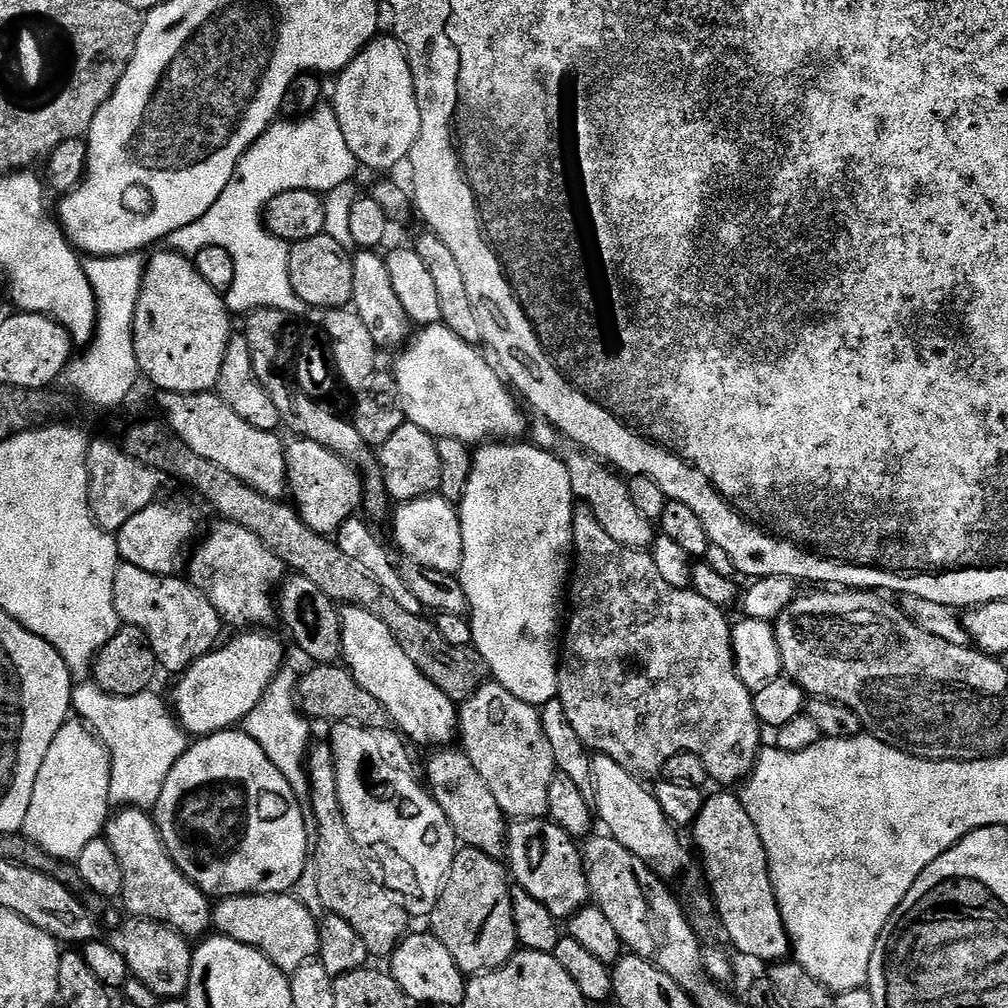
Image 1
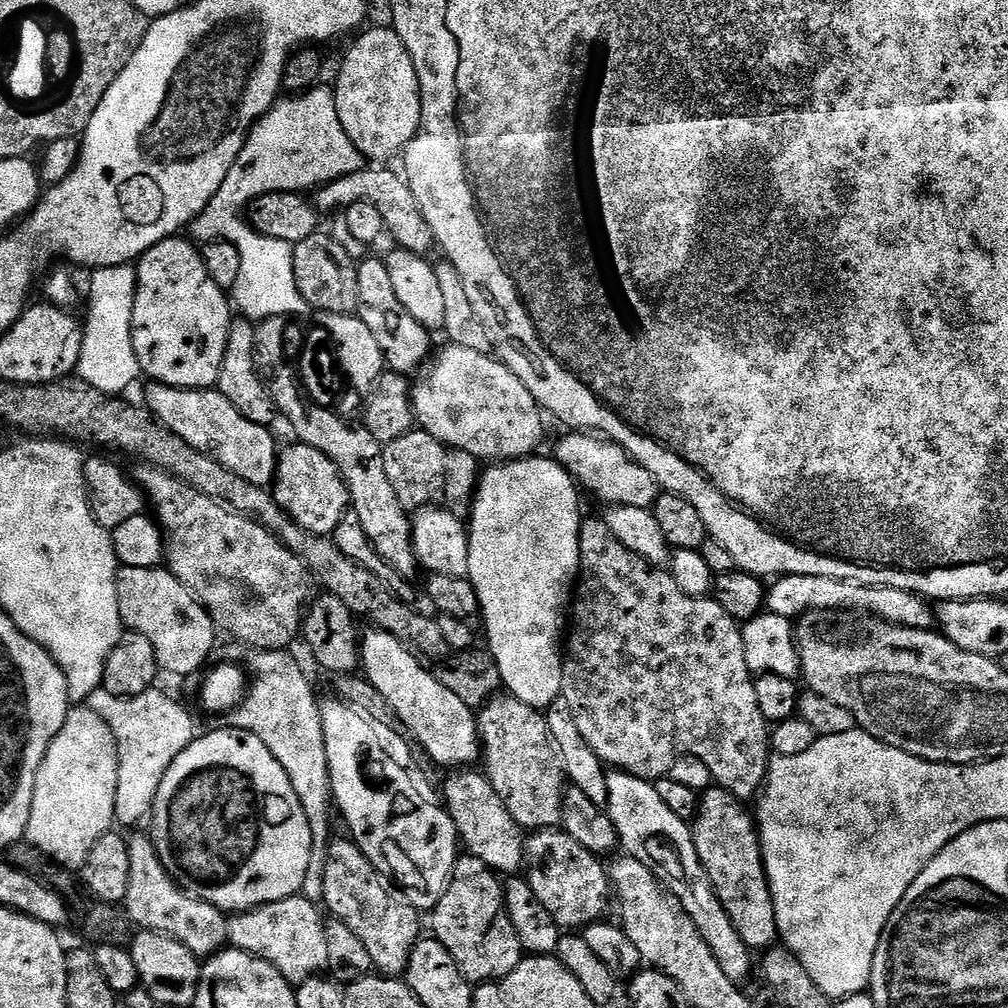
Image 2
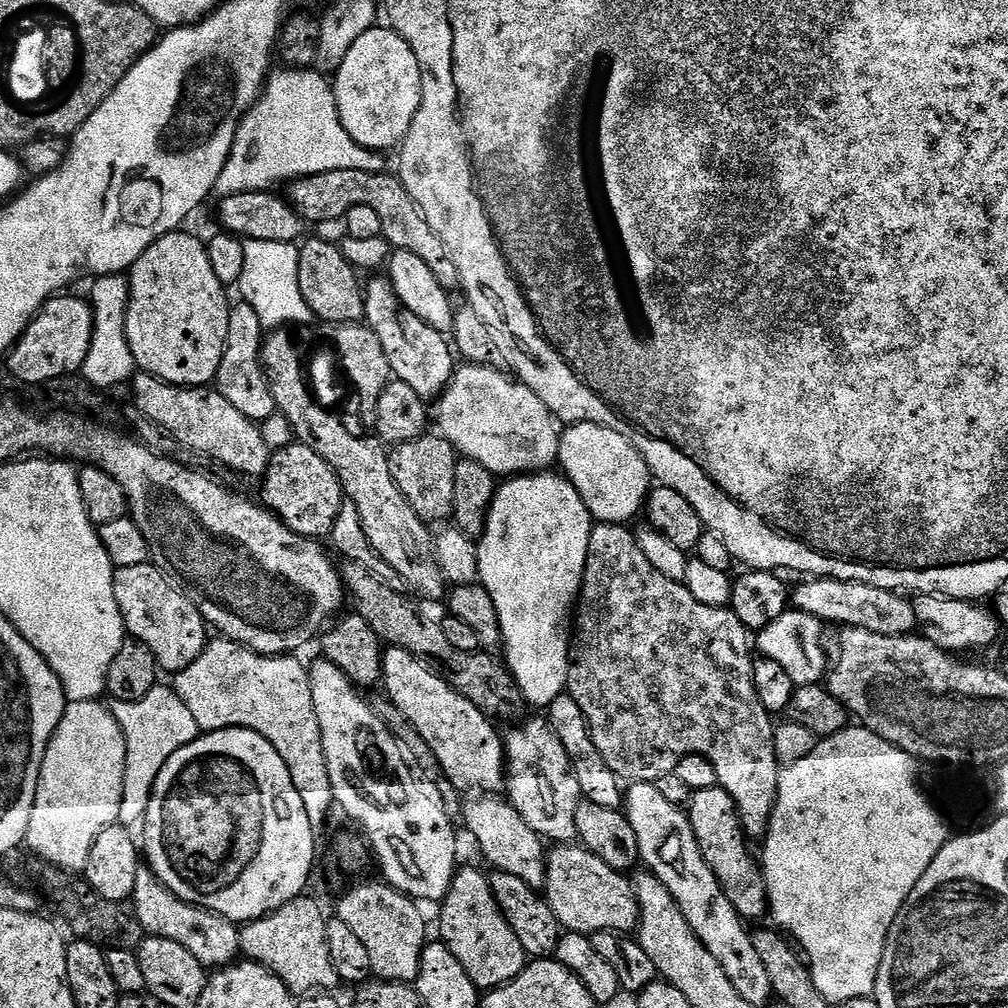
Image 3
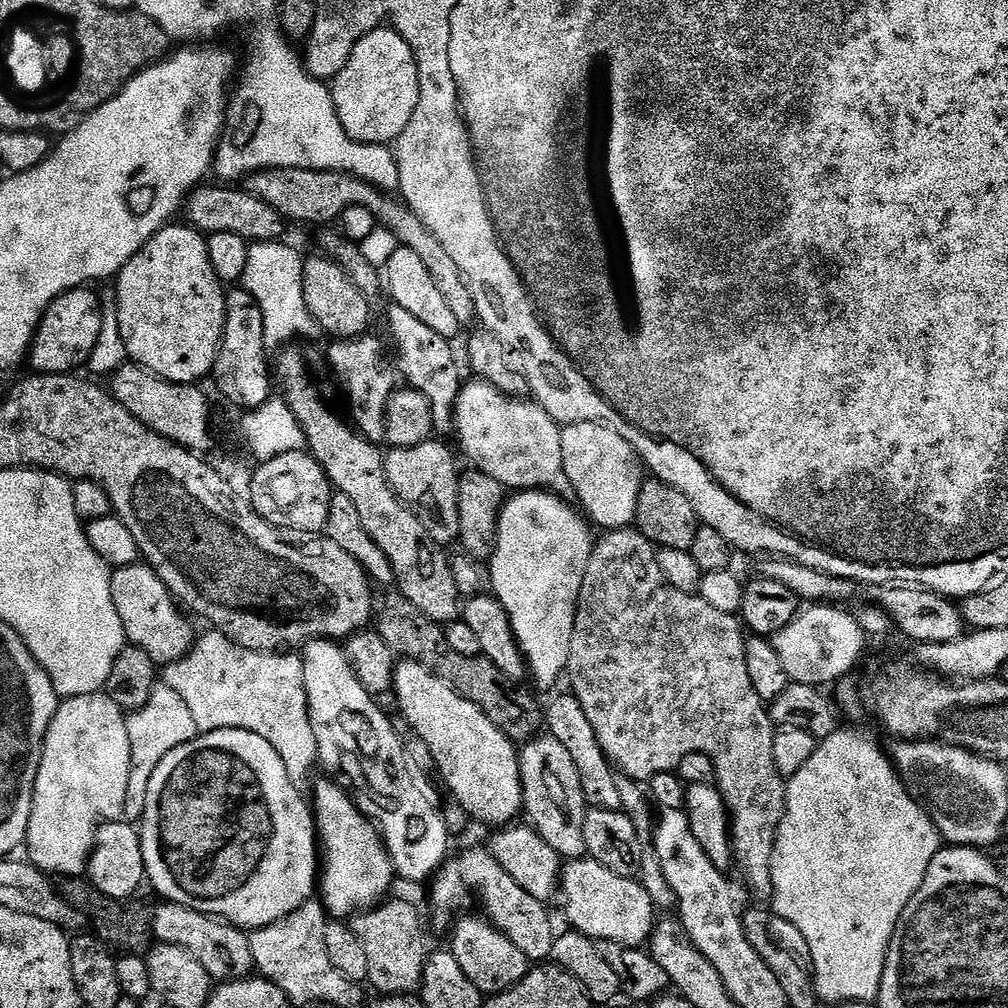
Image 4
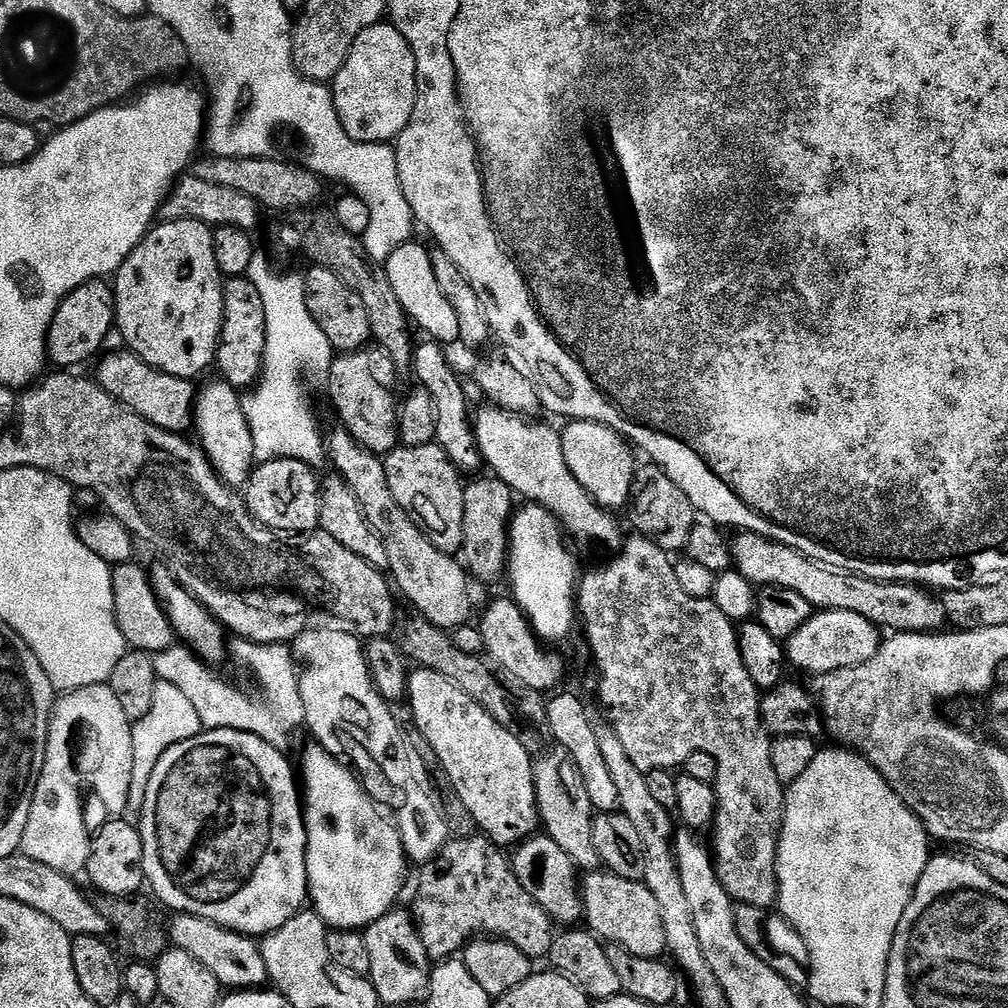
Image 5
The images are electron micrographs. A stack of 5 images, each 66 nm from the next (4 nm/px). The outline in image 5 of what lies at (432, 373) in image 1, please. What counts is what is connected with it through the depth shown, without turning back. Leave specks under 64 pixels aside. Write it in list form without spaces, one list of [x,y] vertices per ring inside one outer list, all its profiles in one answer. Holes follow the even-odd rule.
[[[495,406],[487,407],[475,413],[474,431],[483,463],[492,467],[489,468],[491,475],[506,482],[506,486],[510,486],[517,497],[525,496],[525,501],[541,504],[553,512],[573,541],[576,539],[584,544],[588,536],[593,536],[596,540],[605,540],[612,550],[619,549],[622,544],[620,524],[612,517],[615,515],[611,511],[596,503],[571,472],[563,456],[561,433],[548,424],[532,424],[536,422],[515,412],[504,412]]]

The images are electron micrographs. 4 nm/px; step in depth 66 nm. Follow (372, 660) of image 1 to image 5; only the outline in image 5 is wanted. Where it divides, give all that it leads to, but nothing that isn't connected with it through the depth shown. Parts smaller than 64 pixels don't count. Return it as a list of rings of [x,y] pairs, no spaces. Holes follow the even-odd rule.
[[[417,667],[408,677],[407,707],[412,707],[412,724],[422,732],[424,738],[438,754],[442,770],[450,778],[458,798],[470,814],[474,814],[474,822],[479,831],[487,836],[497,846],[515,846],[521,840],[528,839],[541,827],[540,811],[536,801],[536,787],[534,786],[533,753],[528,751],[510,730],[506,730],[493,718],[470,694],[458,690],[454,682],[450,682],[442,674],[429,668]]]

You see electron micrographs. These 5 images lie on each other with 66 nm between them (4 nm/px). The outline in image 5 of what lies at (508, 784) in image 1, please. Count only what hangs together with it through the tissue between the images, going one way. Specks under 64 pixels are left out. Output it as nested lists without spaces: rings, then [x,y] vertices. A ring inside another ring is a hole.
[[[556,746],[537,755],[532,770],[543,831],[554,842],[558,842],[558,846],[562,846],[566,854],[570,854],[577,869],[599,869],[601,863],[594,850],[592,838],[594,809],[590,802],[590,794],[586,794],[586,782],[582,782],[582,774],[578,774],[578,766],[574,758],[570,758],[570,754],[564,748]]]

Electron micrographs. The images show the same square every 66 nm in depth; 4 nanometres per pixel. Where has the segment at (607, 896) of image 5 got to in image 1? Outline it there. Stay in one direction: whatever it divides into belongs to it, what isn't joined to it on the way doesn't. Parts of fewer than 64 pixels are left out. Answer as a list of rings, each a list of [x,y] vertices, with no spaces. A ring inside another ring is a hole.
[[[551,819],[517,820],[509,823],[506,864],[510,869],[511,879],[520,883],[517,884],[519,889],[538,898],[538,902],[542,902],[542,906],[546,906],[546,910],[550,910],[550,914],[554,914],[561,922],[567,921],[568,917],[589,903],[588,875],[584,869],[581,845],[570,833],[562,830],[562,826],[552,823]]]

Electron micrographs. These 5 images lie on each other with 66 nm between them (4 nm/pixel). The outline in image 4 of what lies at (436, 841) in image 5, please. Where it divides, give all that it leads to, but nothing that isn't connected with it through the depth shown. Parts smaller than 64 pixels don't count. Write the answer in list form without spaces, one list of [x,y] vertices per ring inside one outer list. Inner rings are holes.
[[[328,638],[309,640],[303,645],[302,657],[308,713],[314,738],[318,742],[319,763],[328,771],[325,773],[329,777],[339,778],[342,781],[343,787],[356,801],[360,811],[380,829],[380,835],[384,837],[384,845],[388,848],[388,857],[391,858],[395,875],[399,879],[401,876],[404,880],[426,879],[427,881],[435,877],[436,871],[449,855],[450,833],[444,821],[443,811],[437,805],[435,808],[428,801],[427,794],[416,785],[417,777],[405,755],[401,737],[392,728],[389,713],[384,713],[376,705],[379,704],[377,697],[366,694],[366,690],[362,690],[362,682],[358,682],[352,663],[349,662],[348,655],[339,643]]]

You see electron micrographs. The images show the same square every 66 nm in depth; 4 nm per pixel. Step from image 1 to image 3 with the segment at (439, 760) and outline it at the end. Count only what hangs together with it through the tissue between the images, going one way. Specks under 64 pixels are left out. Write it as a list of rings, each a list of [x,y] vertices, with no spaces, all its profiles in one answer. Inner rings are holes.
[[[496,794],[469,795],[463,801],[462,824],[468,827],[481,854],[493,864],[491,867],[495,871],[514,874],[514,878],[522,878],[526,886],[543,889],[546,878],[545,841],[537,832],[530,830],[530,826],[526,826],[522,814],[518,814],[518,810],[514,810],[507,799]]]

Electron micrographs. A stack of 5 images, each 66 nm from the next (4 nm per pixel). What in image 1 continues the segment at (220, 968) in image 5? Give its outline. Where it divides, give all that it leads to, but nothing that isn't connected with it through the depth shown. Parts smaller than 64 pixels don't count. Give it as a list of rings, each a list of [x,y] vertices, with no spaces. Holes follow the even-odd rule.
[[[124,806],[117,812],[120,813],[117,816],[115,813],[107,821],[106,838],[122,866],[122,901],[127,915],[138,920],[169,924],[189,938],[203,937],[213,927],[213,901],[190,882],[182,870],[178,870],[162,842],[155,819],[145,809]]]

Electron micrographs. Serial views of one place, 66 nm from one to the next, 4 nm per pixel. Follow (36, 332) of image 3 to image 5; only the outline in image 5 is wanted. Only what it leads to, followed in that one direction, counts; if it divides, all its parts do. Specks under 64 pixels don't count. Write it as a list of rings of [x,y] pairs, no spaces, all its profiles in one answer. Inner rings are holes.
[[[97,278],[78,286],[78,290],[70,293],[58,306],[58,310],[52,319],[52,325],[48,331],[48,351],[47,359],[56,363],[55,367],[60,370],[76,370],[79,364],[87,362],[91,356],[101,355],[100,347],[104,344],[104,339],[108,335],[113,335],[116,322],[116,293],[113,285],[107,279]]]

